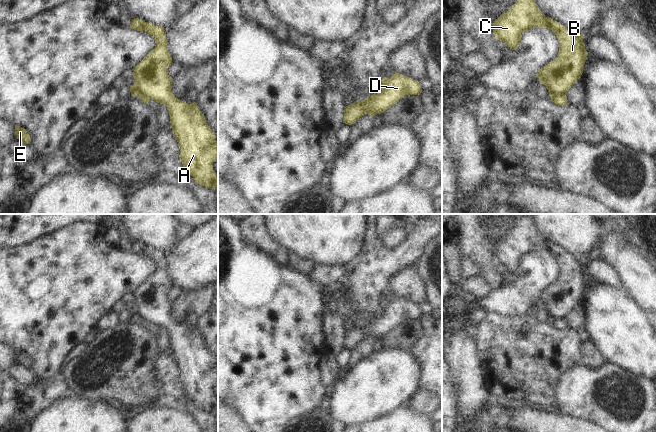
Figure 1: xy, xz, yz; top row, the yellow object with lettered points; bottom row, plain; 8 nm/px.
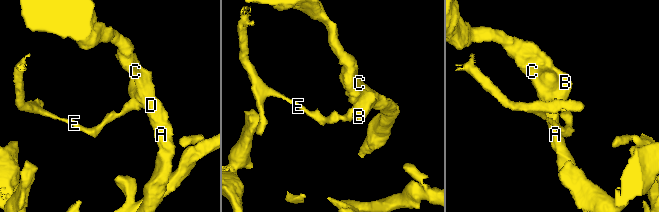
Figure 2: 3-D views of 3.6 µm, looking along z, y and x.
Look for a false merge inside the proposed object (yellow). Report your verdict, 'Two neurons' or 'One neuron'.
Two neurons.

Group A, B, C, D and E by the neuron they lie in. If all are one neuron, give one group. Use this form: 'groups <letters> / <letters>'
groups A B C D / E

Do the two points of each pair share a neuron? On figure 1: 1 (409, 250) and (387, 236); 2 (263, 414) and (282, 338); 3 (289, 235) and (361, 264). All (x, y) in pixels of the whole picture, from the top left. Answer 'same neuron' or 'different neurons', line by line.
1: different neurons
2: same neuron
3: different neurons

